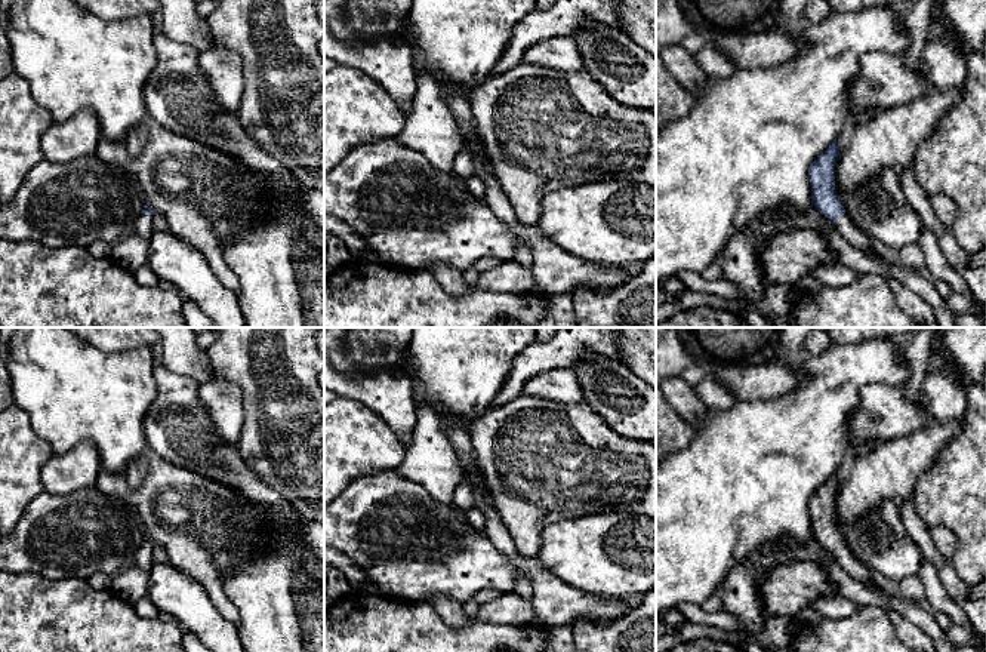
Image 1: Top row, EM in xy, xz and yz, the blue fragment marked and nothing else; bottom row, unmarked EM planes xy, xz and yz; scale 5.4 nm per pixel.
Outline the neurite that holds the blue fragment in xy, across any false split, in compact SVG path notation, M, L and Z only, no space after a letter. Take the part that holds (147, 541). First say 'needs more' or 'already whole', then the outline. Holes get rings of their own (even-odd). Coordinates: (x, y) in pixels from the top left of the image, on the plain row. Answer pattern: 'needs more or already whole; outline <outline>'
needs more; outline M145 536L142 541L142 545L135 553L135 559L133 559L135 565L145 572L150 572L154 565L154 559L151 554L152 547L154 547L154 542L148 536Z

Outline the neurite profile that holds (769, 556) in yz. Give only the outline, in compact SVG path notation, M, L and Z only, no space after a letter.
M788 536L779 538L773 542L767 542L762 547L754 550L748 556L748 565L754 569L755 575L759 576L776 566L779 566L783 562L788 562L783 559L783 553L792 547L804 547L807 542L795 542Z

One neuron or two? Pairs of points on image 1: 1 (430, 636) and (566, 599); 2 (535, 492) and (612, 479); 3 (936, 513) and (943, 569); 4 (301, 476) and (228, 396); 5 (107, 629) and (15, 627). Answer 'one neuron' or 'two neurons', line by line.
1: two neurons
2: one neuron
3: two neurons
4: two neurons
5: one neuron

